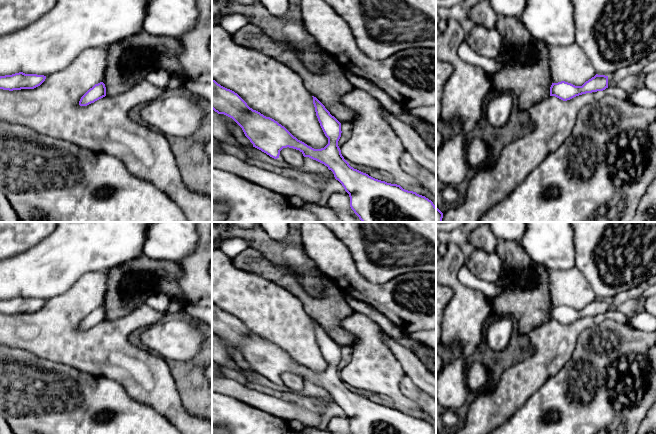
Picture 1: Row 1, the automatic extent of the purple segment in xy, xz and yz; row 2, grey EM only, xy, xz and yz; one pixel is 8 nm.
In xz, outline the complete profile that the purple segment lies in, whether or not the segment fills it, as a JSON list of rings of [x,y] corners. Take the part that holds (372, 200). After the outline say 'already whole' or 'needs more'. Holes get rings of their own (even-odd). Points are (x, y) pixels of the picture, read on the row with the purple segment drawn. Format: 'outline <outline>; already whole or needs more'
outline [[[212,79],[212,109],[215,112],[232,118],[242,128],[253,147],[274,159],[279,158],[283,148],[289,147],[299,150],[304,157],[309,157],[327,166],[333,172],[335,179],[342,184],[349,194],[350,207],[362,222],[436,222],[436,206],[425,196],[405,190],[400,185],[375,179],[349,165],[338,146],[342,133],[341,123],[316,97],[312,97],[316,116],[328,138],[328,144],[321,149],[314,149],[298,140],[277,121],[253,110],[237,93],[221,86]]]; already whole

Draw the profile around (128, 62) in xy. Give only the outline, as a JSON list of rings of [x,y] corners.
[[[142,31],[107,47],[103,83],[106,96],[121,94],[145,80],[148,73],[164,69],[184,78],[178,55],[182,46],[178,38],[155,36]]]

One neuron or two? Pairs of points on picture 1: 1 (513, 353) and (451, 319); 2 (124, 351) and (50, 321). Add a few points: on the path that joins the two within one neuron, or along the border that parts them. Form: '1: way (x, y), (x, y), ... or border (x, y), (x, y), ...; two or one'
1: border (482, 336), (471, 357); two
2: way (106, 351), (79, 349), (68, 339); one

